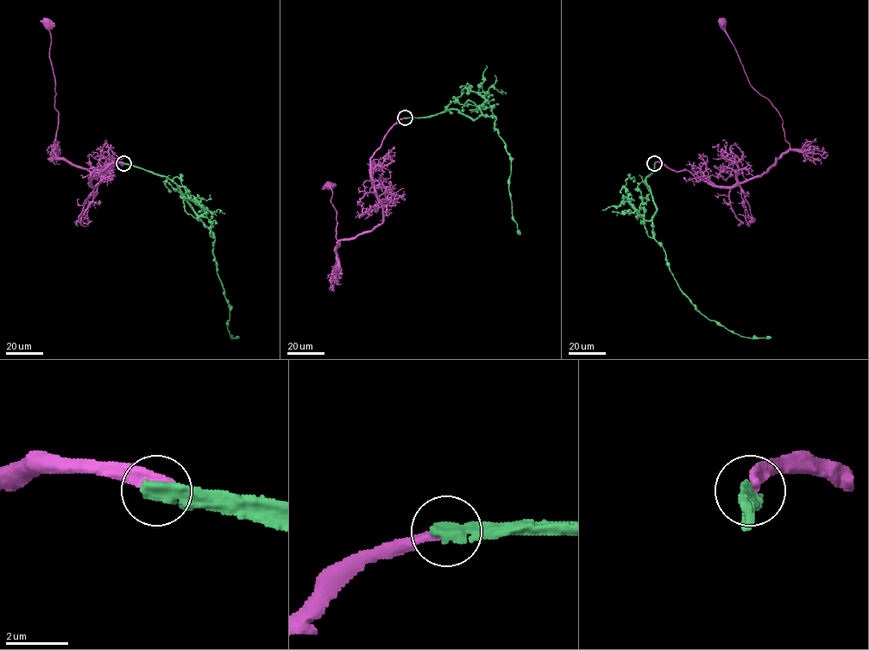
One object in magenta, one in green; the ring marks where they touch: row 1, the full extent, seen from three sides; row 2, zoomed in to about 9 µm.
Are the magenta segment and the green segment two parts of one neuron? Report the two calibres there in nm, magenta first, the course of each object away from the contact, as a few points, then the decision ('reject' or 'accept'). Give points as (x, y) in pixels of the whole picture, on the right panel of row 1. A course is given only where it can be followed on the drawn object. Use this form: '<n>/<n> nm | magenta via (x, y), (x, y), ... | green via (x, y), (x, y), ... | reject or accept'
380/480 nm | magenta via (655, 163), (688, 170), (714, 185), (734, 186), (763, 174), (790, 148), (778, 112), (750, 85), (721, 22) | green via (654, 163), (646, 179), (656, 208), (652, 234), (679, 288), (702, 313), (729, 331), (751, 338), (771, 337) | reject

